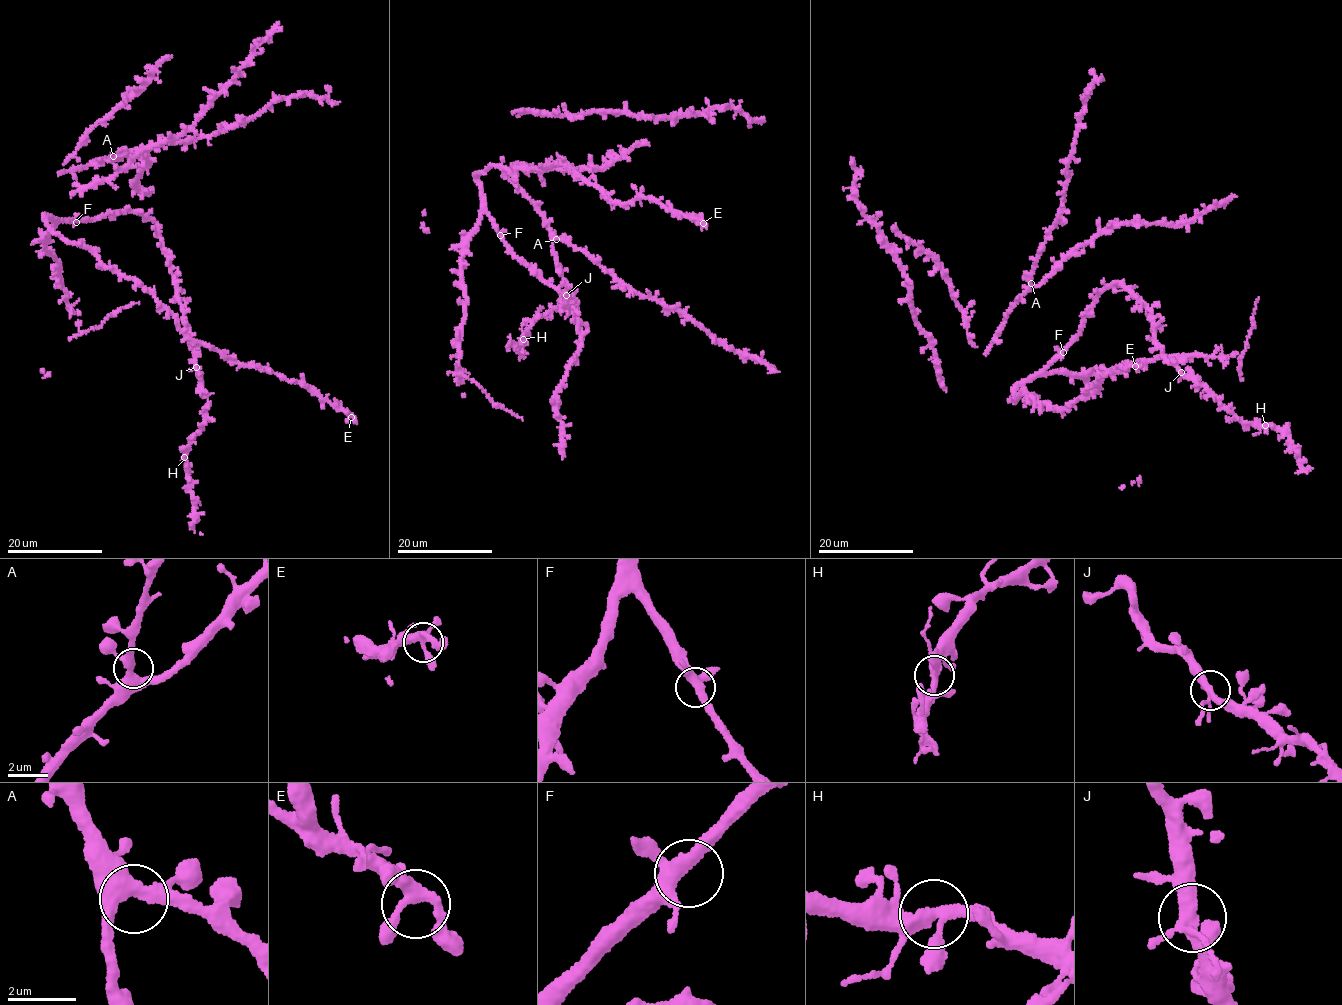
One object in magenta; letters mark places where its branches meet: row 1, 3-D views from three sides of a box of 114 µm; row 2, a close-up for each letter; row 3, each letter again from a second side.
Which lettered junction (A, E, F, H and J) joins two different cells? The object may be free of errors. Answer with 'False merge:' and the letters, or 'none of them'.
False merge: none of them

